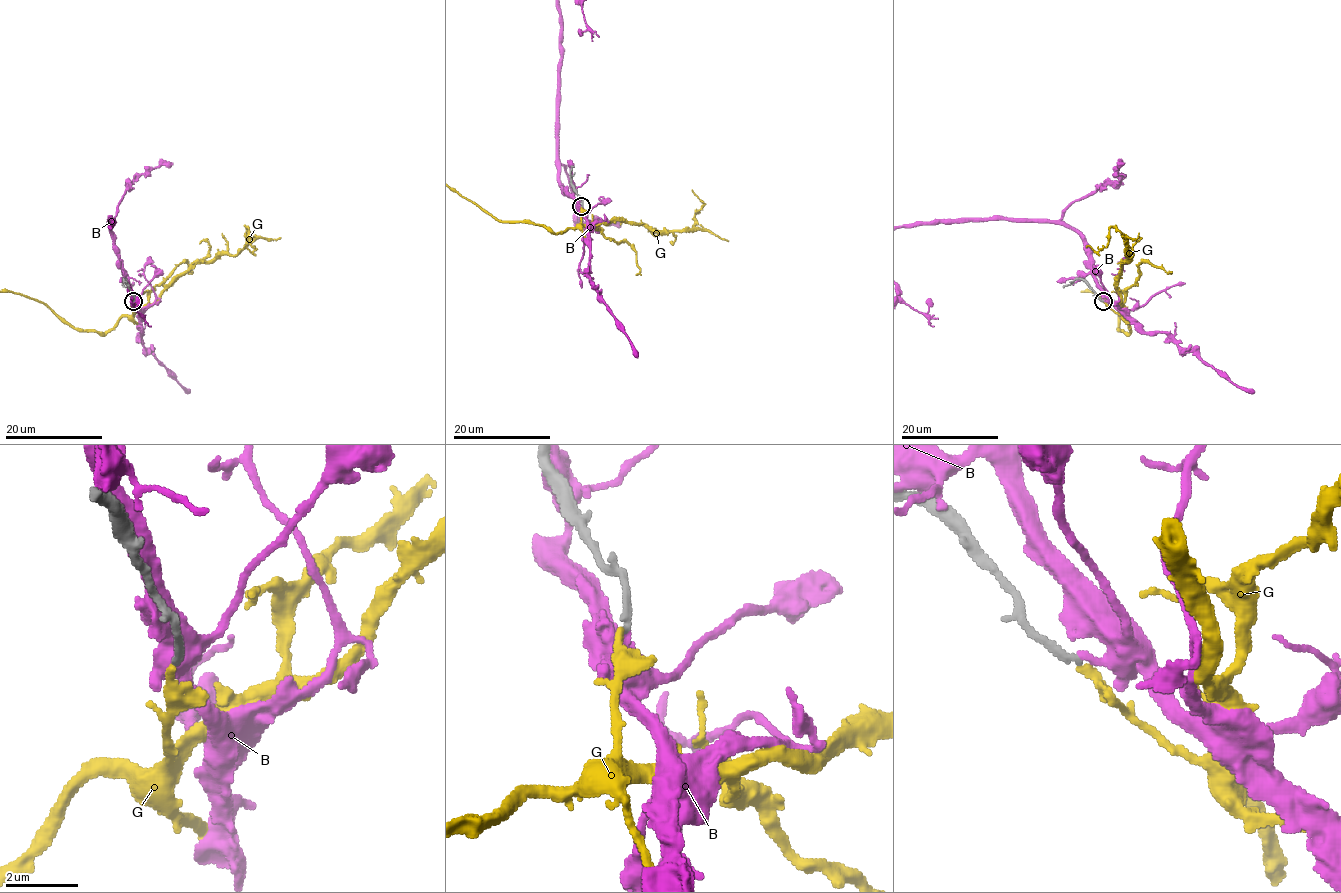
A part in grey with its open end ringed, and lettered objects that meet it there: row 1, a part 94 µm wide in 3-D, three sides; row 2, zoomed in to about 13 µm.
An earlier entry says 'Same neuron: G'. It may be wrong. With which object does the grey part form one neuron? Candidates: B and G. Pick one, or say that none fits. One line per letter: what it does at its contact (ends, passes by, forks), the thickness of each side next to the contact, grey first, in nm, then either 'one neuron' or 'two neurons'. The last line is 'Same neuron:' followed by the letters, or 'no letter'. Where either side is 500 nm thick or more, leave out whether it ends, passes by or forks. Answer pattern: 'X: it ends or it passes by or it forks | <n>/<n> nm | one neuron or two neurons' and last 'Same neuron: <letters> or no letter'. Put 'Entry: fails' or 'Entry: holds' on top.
Entry: holds
B: it ends | 200/220 nm | two neurons
G: it ends | 180/220 nm | one neuron
Same neuron: G

